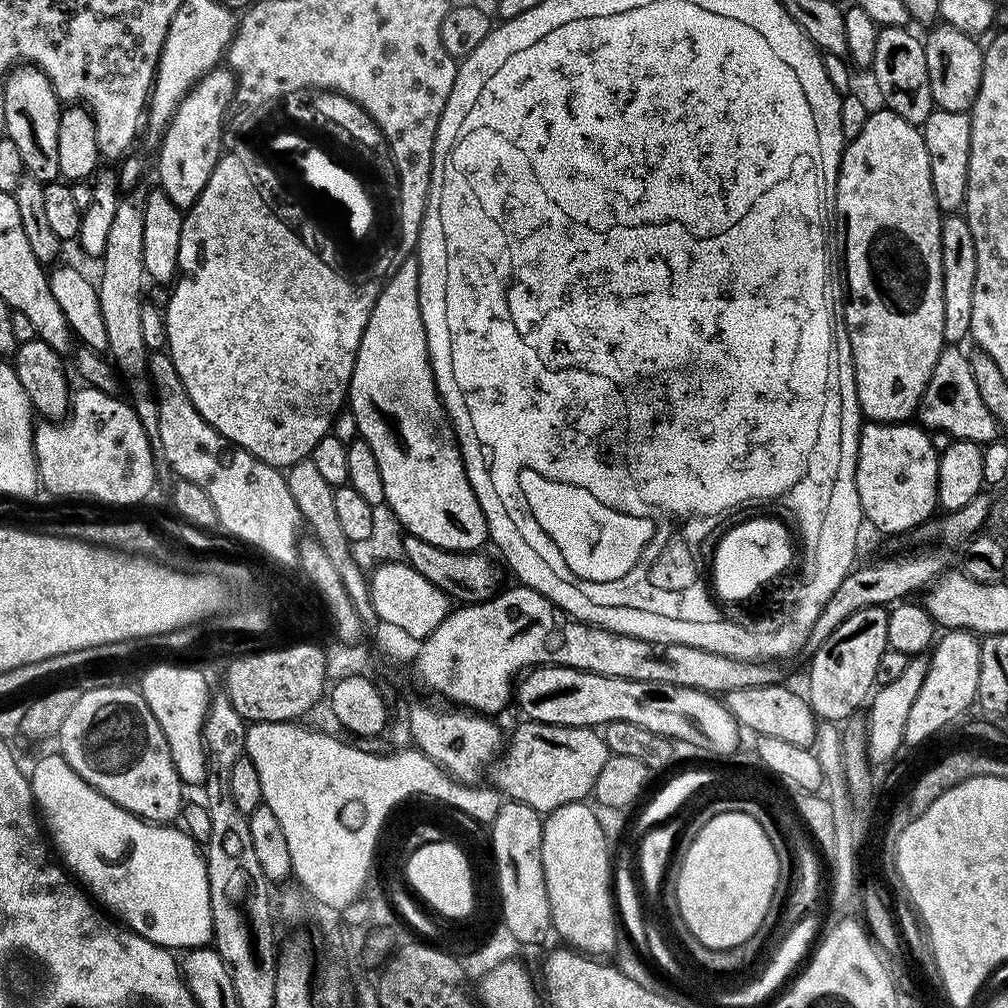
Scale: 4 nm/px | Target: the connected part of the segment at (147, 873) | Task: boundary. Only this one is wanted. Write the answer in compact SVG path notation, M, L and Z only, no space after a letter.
M55 755L42 757L33 766L32 772L30 768L30 783L32 798L42 817L43 827L58 856L60 851L59 859L63 867L117 921L123 922L142 938L169 950L191 950L211 945L212 907L208 861L201 845L196 844L194 838L188 835L183 827L150 824L134 813L126 811L122 806L110 802L110 798L106 798L94 786L87 784L65 762L63 755Z

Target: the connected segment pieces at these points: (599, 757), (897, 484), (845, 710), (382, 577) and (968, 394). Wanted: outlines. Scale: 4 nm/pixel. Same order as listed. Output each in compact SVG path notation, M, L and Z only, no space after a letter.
M535 722L523 723L517 726L513 736L507 737L506 747L495 757L491 765L490 780L492 776L491 783L496 791L508 800L520 800L541 814L547 814L567 804L587 801L593 795L598 782L598 774L602 774L602 766L606 766L610 755L603 735L590 728L571 728Z
M865 423L860 429L860 445L856 455L856 485L858 502L864 511L864 519L880 532L911 533L919 524L933 519L937 511L936 487L938 486L938 451L931 445L930 435L919 423L902 424Z
M871 604L862 610L854 610L821 644L815 645L816 653L808 664L808 705L824 722L847 722L856 712L869 703L877 687L874 674L882 654L889 648L886 638L888 608Z
M407 562L381 563L371 569L368 581L370 598L378 618L389 628L405 632L408 636L429 636L450 611L450 597L434 582L424 578Z
M945 346L940 351L938 362L934 362L934 370L930 374L930 382L926 382L926 390L920 399L918 420L925 429L945 432L952 440L969 440L981 446L991 444L997 439L998 425L994 414L986 410L982 394L978 394L974 374L970 374L968 356L960 351L956 346Z

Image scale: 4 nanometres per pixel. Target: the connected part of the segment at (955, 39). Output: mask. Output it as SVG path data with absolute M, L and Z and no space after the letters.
M943 22L937 23L929 36L923 37L926 50L926 74L930 74L930 94L932 103L942 110L971 113L982 86L982 66L984 65L984 48L977 37L962 34L954 26Z

